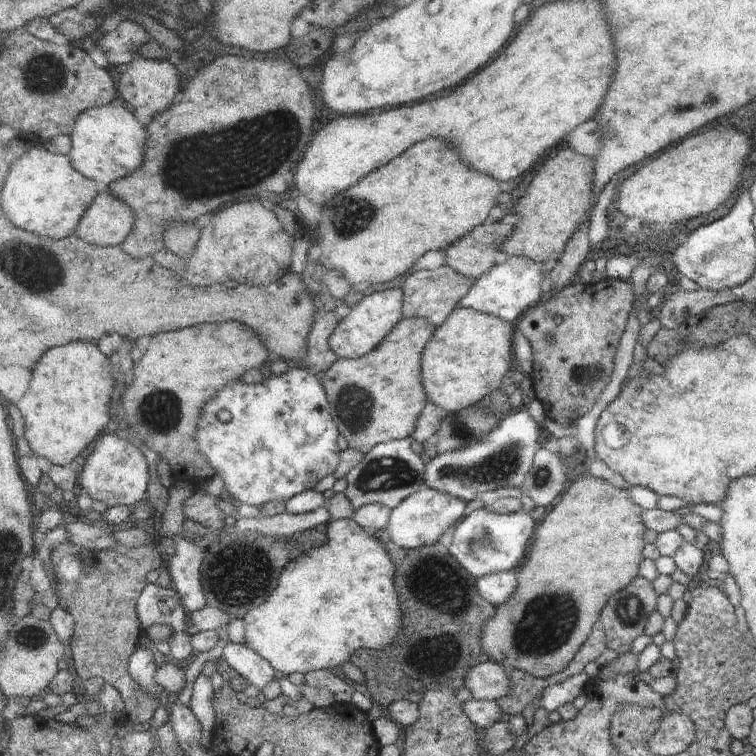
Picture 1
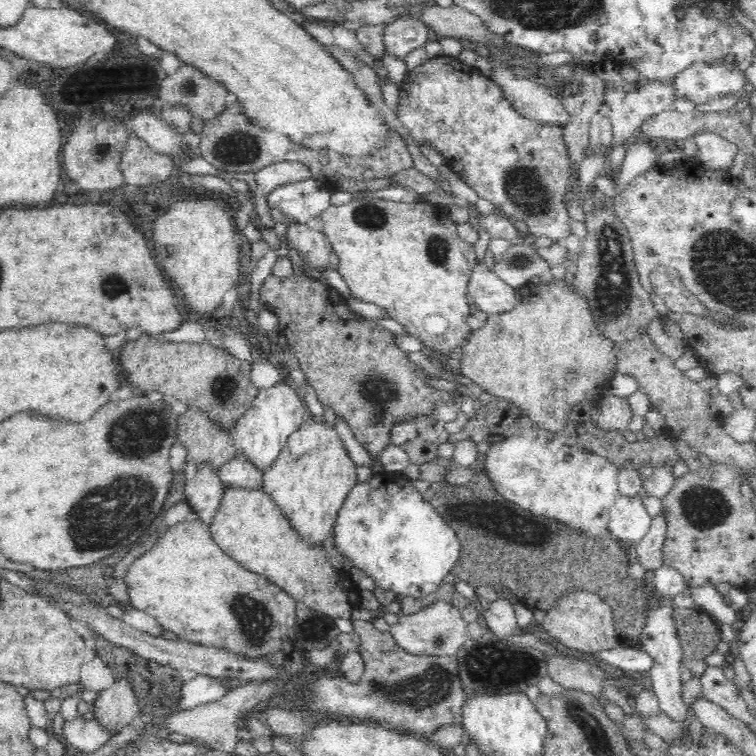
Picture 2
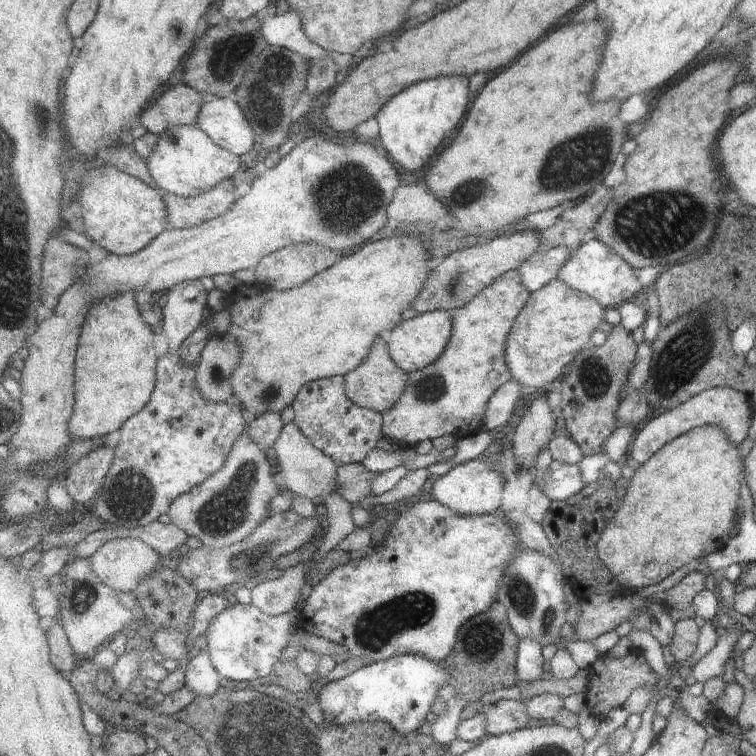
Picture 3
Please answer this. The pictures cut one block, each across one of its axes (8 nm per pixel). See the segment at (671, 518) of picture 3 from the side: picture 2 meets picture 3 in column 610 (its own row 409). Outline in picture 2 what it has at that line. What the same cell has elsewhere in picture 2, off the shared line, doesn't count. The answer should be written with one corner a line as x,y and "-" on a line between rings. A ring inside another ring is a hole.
554,277
550,282
546,282
546,284
540,284
537,281
528,282
523,287
515,289
515,296
514,308
512,308
512,310
501,312
500,314
488,315
482,328
472,330
472,332
468,334
465,344
462,346
463,352
462,358
460,358
460,372
466,375
469,381
475,382
482,390
489,392
492,396
514,402
517,407
520,407
520,410
524,411
525,415
528,415
534,423
535,428
543,434
555,434
565,427
567,414
572,410
574,403
584,399
593,400
595,394
596,398
598,398
597,394
608,391
614,374
619,371
617,367
618,355
616,354
616,341
612,341
610,337
605,336
605,334
599,330
597,318
595,318
593,312
590,311
590,303
588,303
586,295
580,291
576,291
573,285
568,286
568,284
566,284
564,280
560,280
560,278

